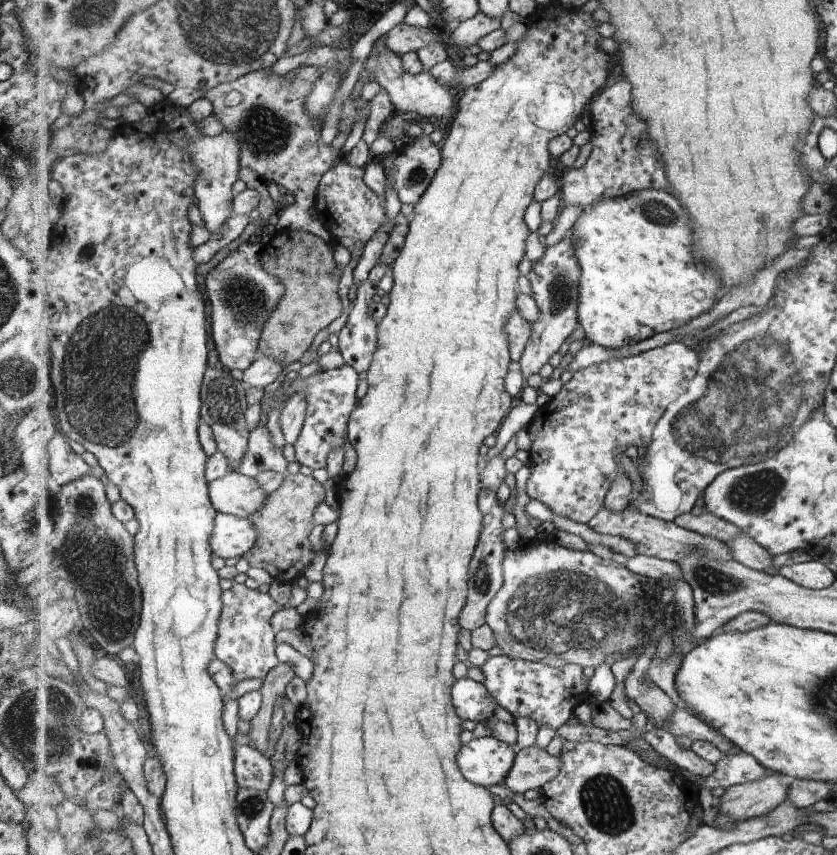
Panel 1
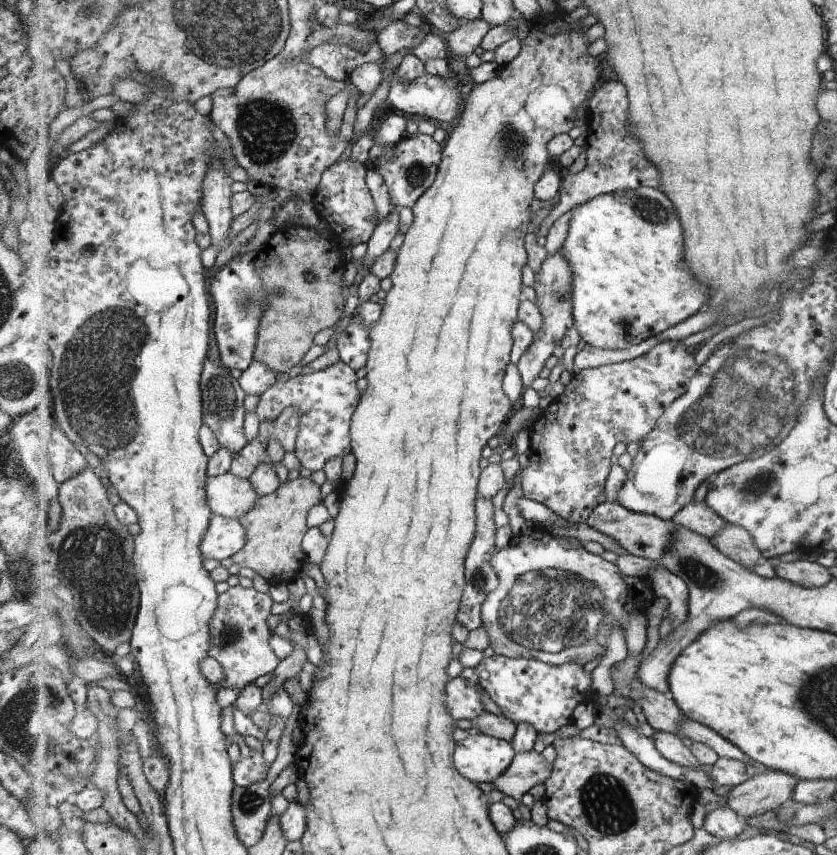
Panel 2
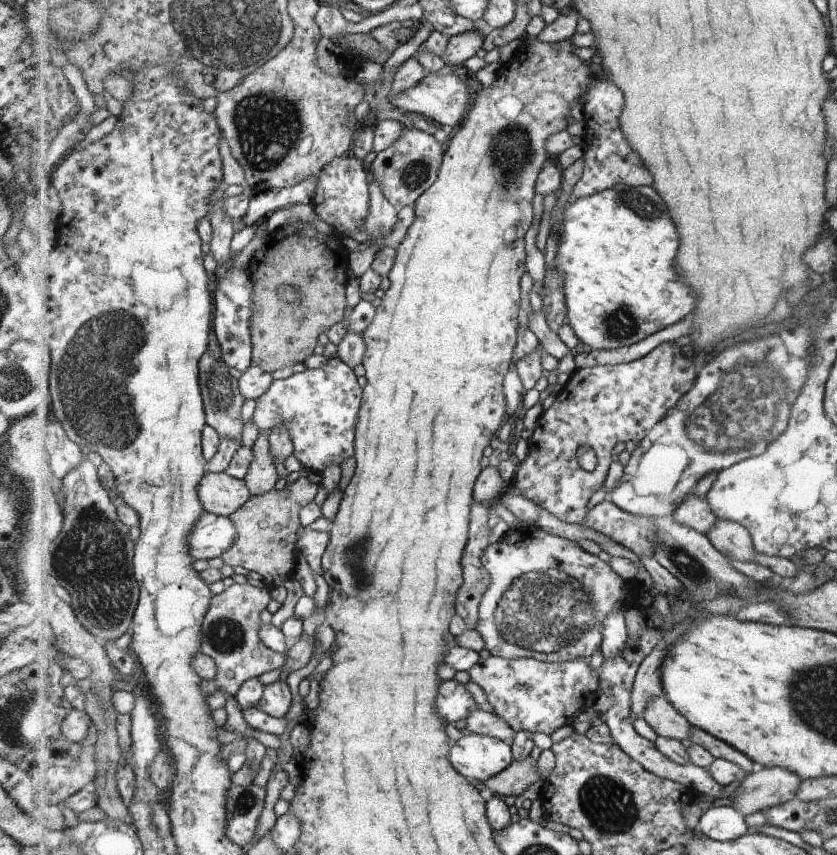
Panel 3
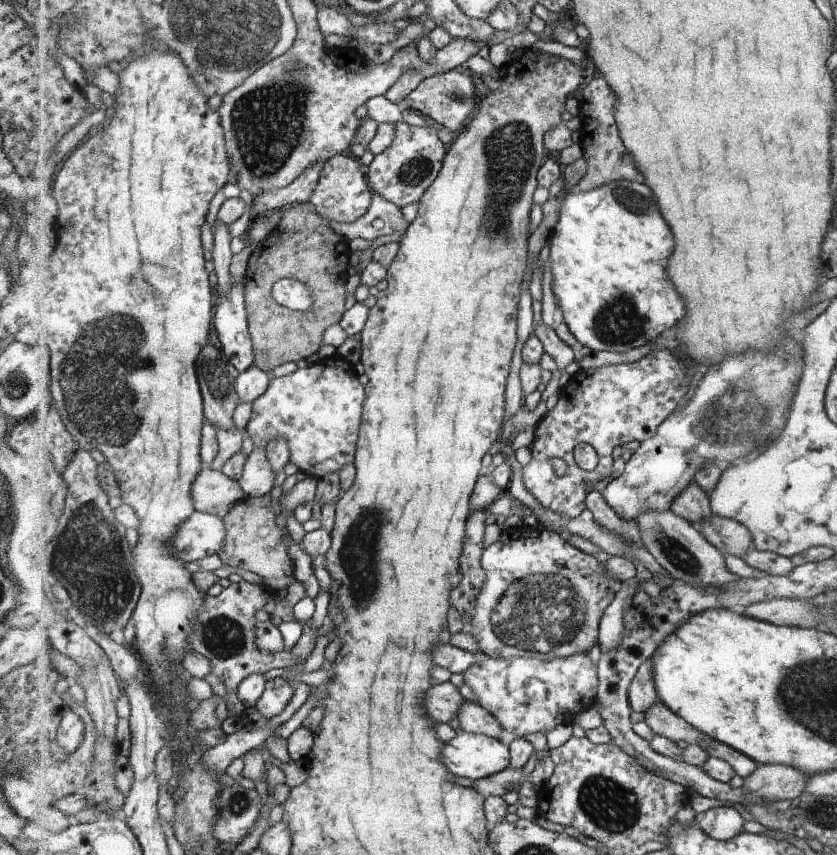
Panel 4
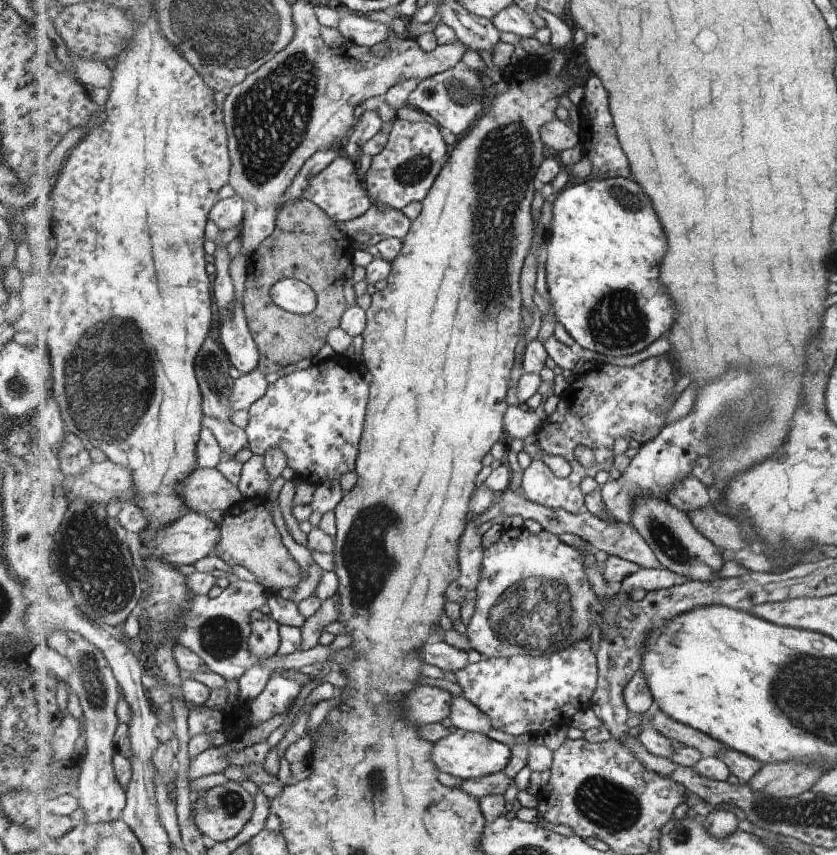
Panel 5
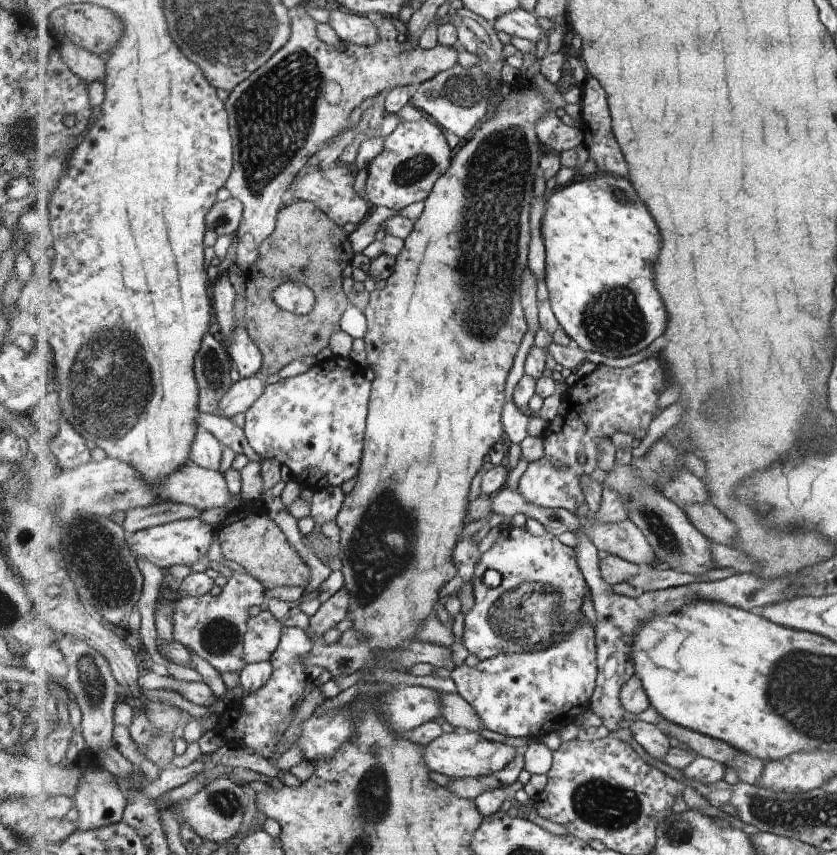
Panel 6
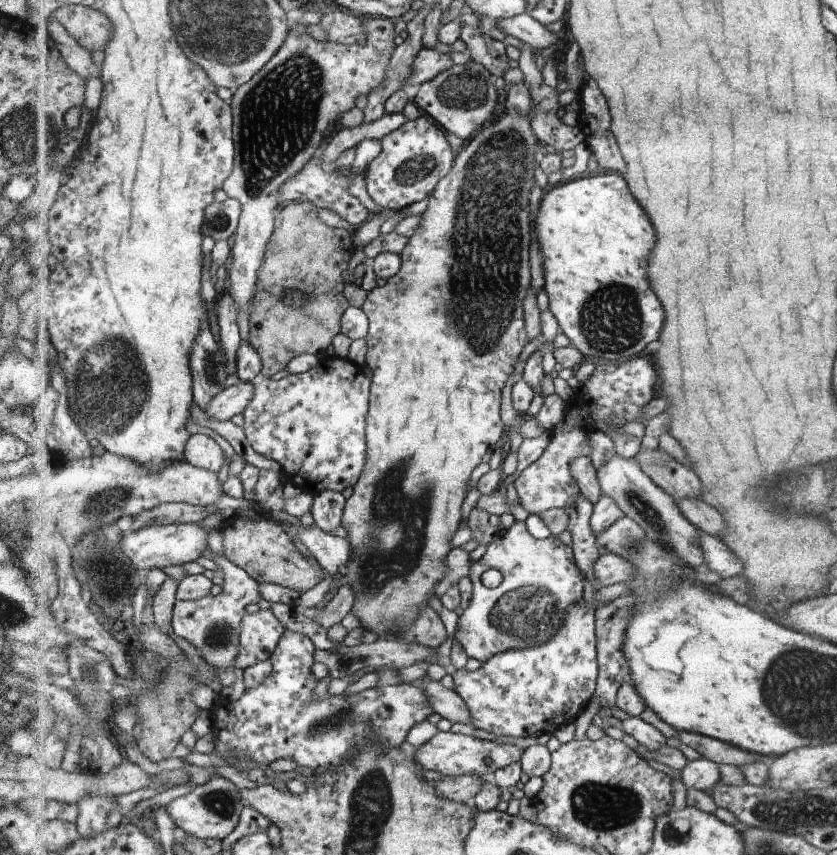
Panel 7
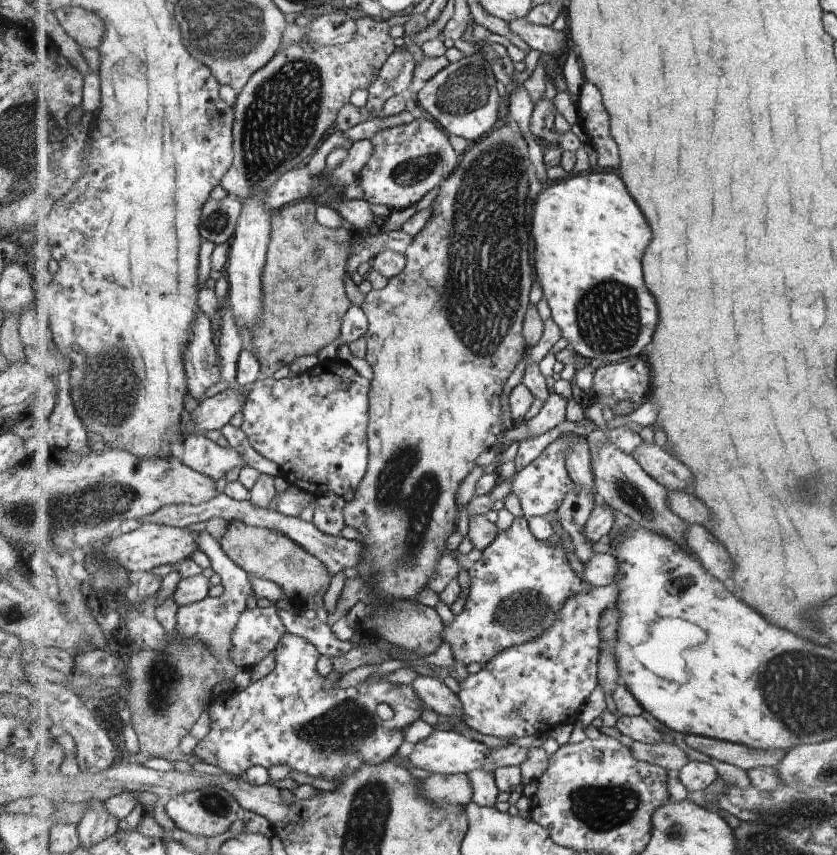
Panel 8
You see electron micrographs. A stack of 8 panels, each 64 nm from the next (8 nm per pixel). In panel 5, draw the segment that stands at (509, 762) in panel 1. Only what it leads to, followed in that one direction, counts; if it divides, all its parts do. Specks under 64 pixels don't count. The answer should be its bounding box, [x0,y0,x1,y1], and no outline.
[433,729,512,781]

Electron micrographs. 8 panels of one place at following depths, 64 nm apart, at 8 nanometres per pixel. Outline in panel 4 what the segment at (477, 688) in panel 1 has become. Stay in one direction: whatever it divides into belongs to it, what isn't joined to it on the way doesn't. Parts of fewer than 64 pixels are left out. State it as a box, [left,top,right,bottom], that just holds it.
[425,681,465,723]

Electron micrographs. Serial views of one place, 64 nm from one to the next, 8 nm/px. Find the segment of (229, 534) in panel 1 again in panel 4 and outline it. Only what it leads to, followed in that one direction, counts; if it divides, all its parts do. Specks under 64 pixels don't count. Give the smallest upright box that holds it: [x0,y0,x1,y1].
[176,511,227,562]

